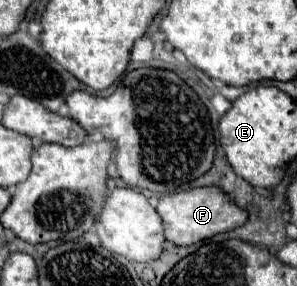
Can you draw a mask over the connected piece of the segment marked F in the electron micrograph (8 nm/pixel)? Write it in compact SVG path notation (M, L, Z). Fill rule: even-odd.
M193 188L177 194L167 194L157 202L157 214L163 220L165 238L177 246L189 246L199 240L211 238L215 234L233 230L235 226L243 226L247 220L247 212L237 208L237 222L235 222L235 204L225 200L223 190L211 188Z

